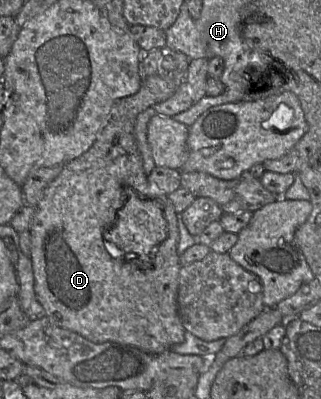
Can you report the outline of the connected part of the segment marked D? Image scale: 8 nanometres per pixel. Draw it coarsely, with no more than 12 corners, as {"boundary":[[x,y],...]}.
{"boundary":[[143,76],[48,185],[29,229],[56,326],[160,354],[184,341],[179,215],[136,117]]}

